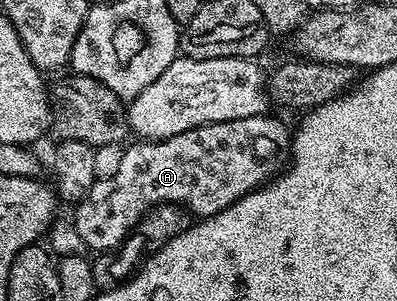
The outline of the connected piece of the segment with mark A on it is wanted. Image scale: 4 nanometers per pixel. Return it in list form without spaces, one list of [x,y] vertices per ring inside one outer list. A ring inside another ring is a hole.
[[[271,116],[218,121],[181,131],[181,135],[173,135],[169,139],[139,139],[134,142],[136,145],[128,144],[115,174],[96,179],[83,200],[74,206],[73,224],[77,235],[81,235],[92,254],[102,255],[118,249],[127,236],[135,232],[140,219],[158,205],[182,205],[195,219],[212,217],[217,215],[217,211],[225,211],[225,207],[237,203],[237,199],[278,177],[290,162],[292,130],[289,125],[287,129],[285,122]]]

